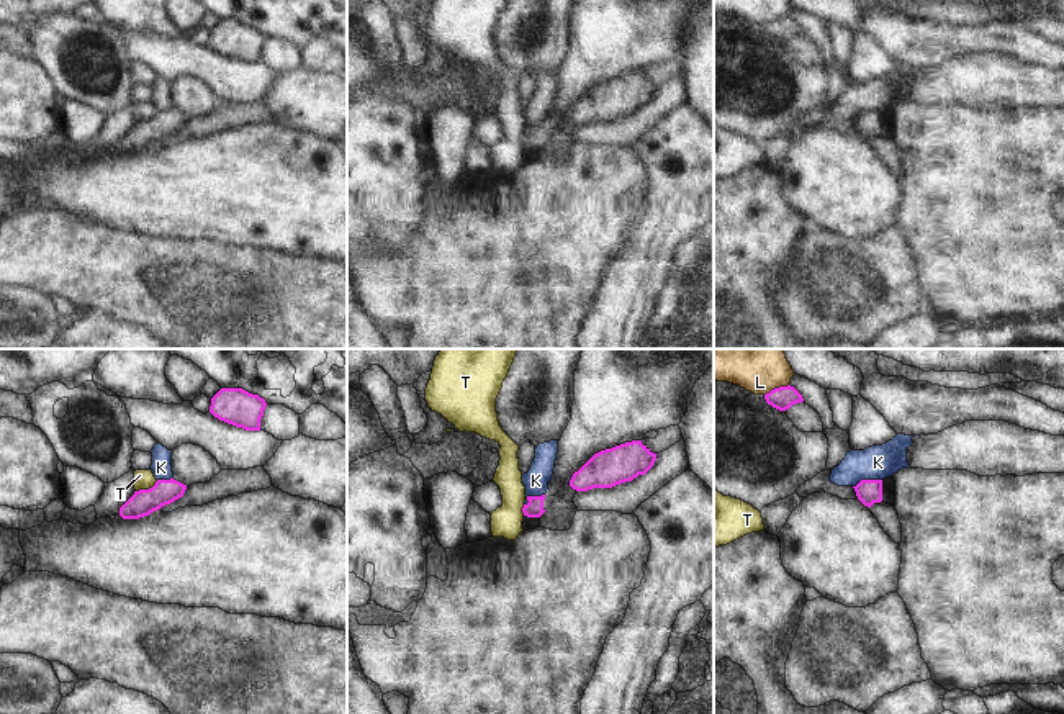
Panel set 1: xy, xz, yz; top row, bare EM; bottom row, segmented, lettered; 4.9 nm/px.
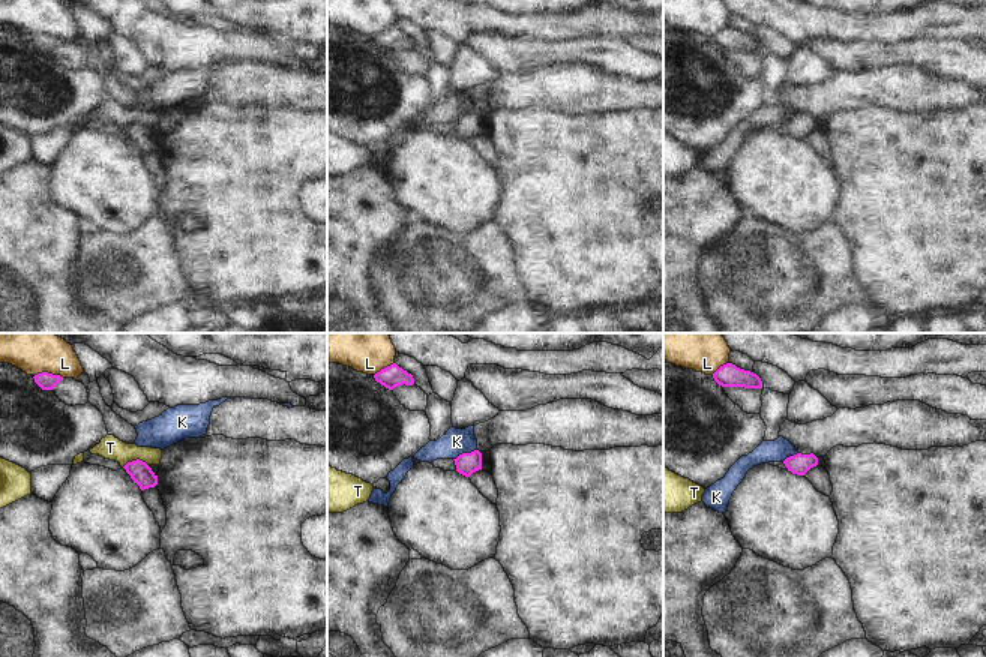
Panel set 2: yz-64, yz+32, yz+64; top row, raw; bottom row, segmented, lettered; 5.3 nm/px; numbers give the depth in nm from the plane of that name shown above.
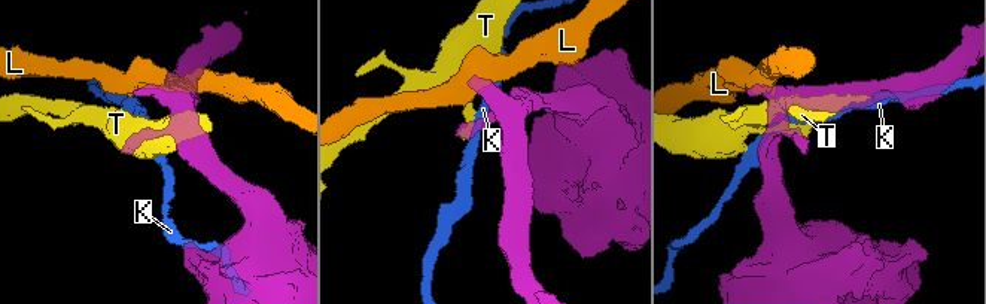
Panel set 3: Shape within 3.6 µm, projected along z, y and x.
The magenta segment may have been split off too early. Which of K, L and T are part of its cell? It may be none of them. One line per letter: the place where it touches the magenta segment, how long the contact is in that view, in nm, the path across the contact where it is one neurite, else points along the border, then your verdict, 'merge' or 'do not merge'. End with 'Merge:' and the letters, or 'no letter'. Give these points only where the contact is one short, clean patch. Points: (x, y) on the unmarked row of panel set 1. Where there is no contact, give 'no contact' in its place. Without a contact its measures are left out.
K: contact yz (866, 113); length 150 nm; border yz (881, 112), (861, 112), (853, 120); do not merge
L: contact yz (776, 22); length 130 nm; border yz (788, 17), (771, 22), (765, 28); do not merge
T: contact xy (146, 123); length 130 nm; border xy (157, 113), (151, 120), (136, 125); do not merge
Merge: no letter

